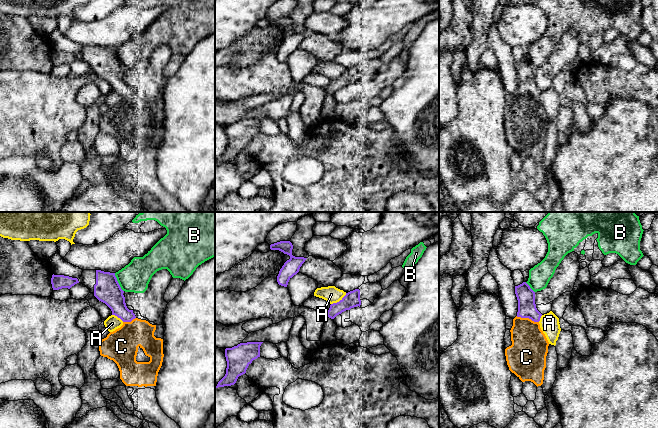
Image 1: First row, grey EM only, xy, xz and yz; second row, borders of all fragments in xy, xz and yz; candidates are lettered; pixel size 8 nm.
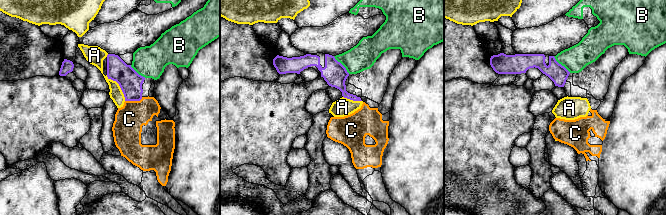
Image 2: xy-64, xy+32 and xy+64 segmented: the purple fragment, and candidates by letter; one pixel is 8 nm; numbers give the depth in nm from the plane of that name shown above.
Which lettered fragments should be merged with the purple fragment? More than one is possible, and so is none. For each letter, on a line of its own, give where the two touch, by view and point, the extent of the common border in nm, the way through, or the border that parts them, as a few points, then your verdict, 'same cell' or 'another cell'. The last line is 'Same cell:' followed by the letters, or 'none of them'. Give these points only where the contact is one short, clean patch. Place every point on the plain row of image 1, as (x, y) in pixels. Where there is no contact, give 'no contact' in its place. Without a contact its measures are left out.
A: meets purple in xz at (339, 77); contact 160 nm long; border along xz (346, 69), (338, 77), (331, 80); another cell
B: meets purple in xy at (117, 58); contact 170 nm long; border along xy (114, 49), (123, 67); another cell
C: meets purple in yz at (527, 93); contact 190 nm long; same cell
Same cell: C

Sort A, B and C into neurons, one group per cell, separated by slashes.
A / B / C

